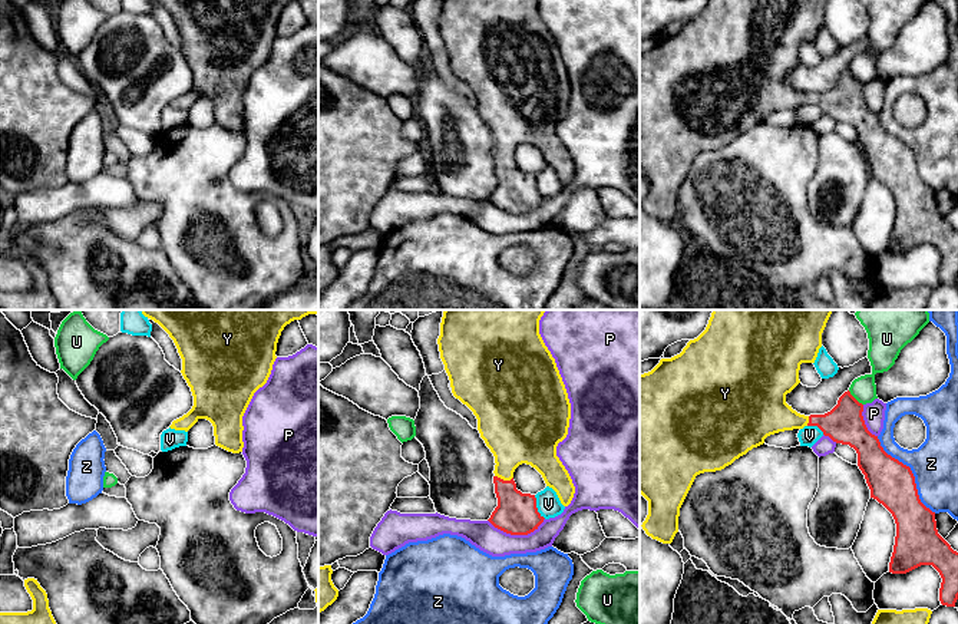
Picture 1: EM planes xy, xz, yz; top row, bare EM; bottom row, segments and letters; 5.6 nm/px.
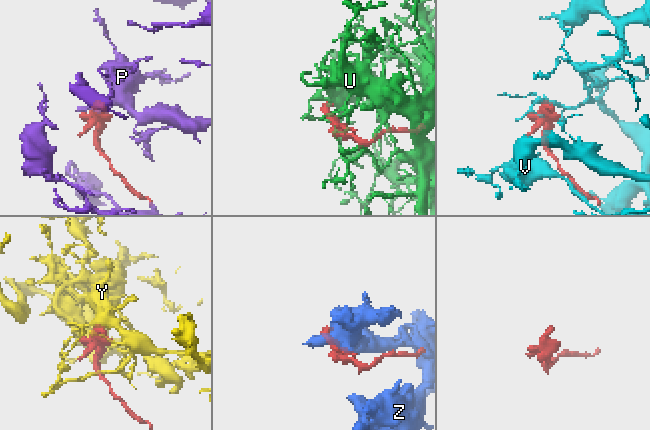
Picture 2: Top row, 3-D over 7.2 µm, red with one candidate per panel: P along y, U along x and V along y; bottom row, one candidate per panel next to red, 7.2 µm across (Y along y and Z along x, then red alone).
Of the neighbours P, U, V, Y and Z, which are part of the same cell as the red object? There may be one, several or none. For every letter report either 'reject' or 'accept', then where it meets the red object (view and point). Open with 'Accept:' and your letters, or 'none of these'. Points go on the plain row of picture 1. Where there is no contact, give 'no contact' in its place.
Accept: Y
P: reject; meets red in xz at (517, 213)
U: reject; meets red in yz at (854, 76)
V: reject; meets red in xz at (535, 185)
Y: accept; meets red in xz at (502, 158)
Z: reject; meets red in yz at (911, 151)

